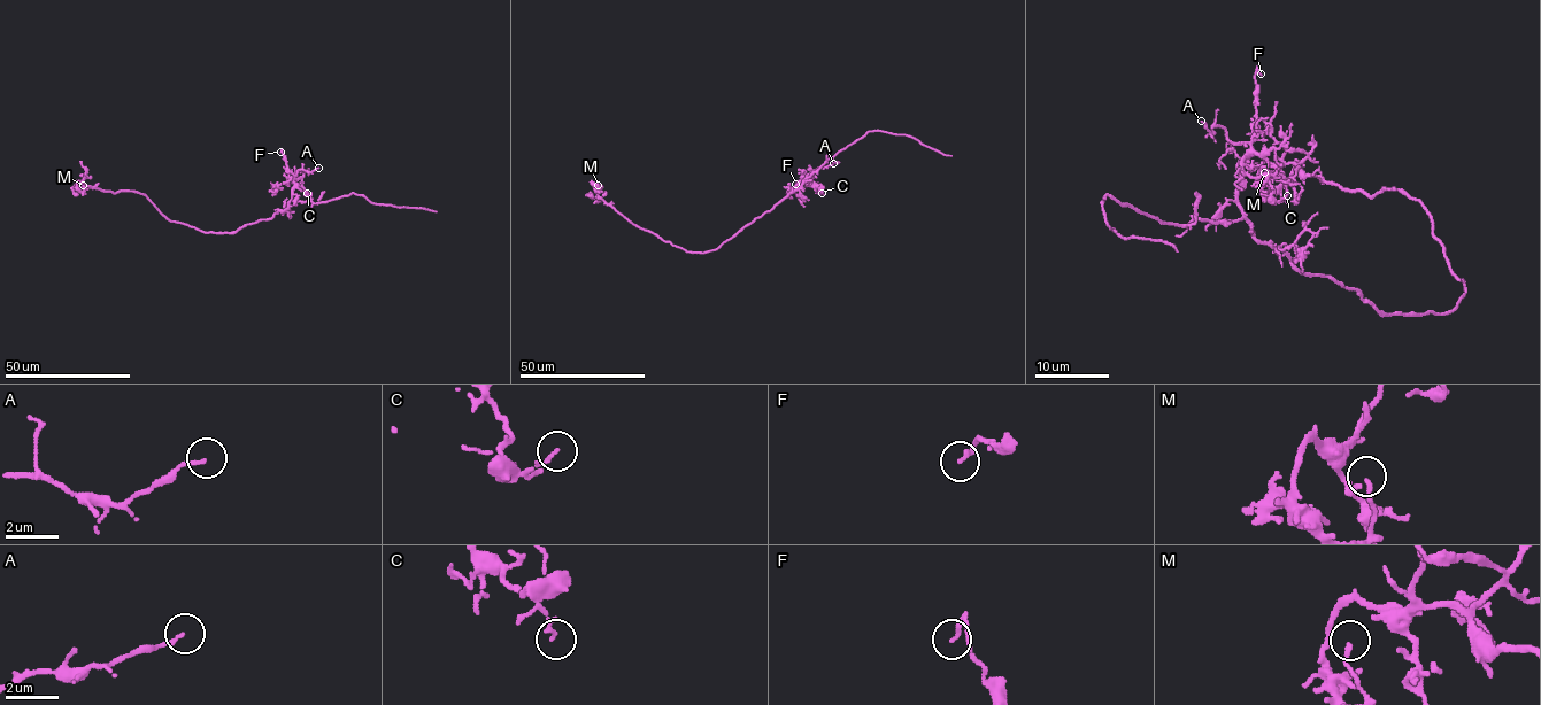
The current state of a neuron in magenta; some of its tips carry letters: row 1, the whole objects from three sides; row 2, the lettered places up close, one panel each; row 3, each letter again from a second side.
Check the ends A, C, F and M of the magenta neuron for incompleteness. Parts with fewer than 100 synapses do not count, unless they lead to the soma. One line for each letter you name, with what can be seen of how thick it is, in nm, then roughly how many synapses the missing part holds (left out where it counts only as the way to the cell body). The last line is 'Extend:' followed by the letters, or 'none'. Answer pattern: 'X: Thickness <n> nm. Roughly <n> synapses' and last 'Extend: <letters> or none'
Extend: none

